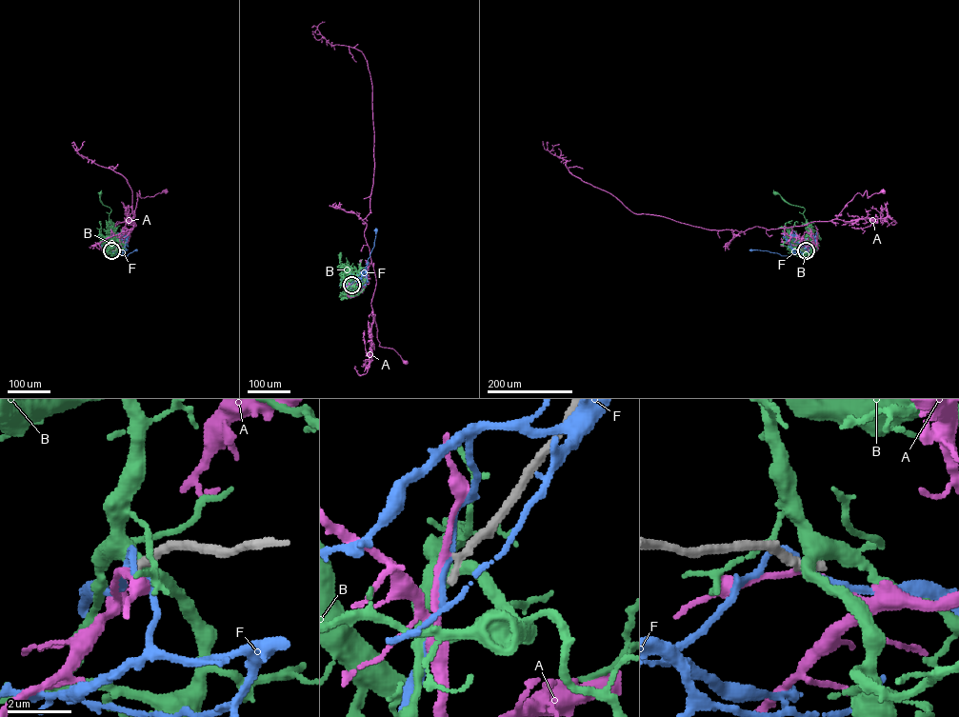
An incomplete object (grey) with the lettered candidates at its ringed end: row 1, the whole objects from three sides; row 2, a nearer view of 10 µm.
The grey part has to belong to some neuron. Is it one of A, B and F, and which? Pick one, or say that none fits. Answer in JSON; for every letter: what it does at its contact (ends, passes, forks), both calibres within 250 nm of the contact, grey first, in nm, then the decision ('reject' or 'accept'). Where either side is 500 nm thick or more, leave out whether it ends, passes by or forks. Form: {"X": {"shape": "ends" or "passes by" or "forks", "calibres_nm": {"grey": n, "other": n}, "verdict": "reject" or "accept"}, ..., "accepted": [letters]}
{"A": {"shape": "passes by", "calibres_nm": {"grey": 360, "other": 190}, "verdict": "reject"}, "B": {"shape": "forks", "calibres_nm": {"grey": 320, "other": 400}, "verdict": "reject"}, "F": {"shape": "passes by", "calibres_nm": {"grey": 360, "other": 200}, "verdict": "reject"}, "accepted": []}

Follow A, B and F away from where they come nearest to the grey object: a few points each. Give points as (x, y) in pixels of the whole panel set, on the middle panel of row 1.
A: (351, 285), (352, 287), (366, 283), (371, 263), (376, 284), (371, 307), (379, 346), (393, 348), (406, 362)
B: (351, 285), (343, 271), (340, 254)
F: (351, 285), (367, 265), (376, 230)

